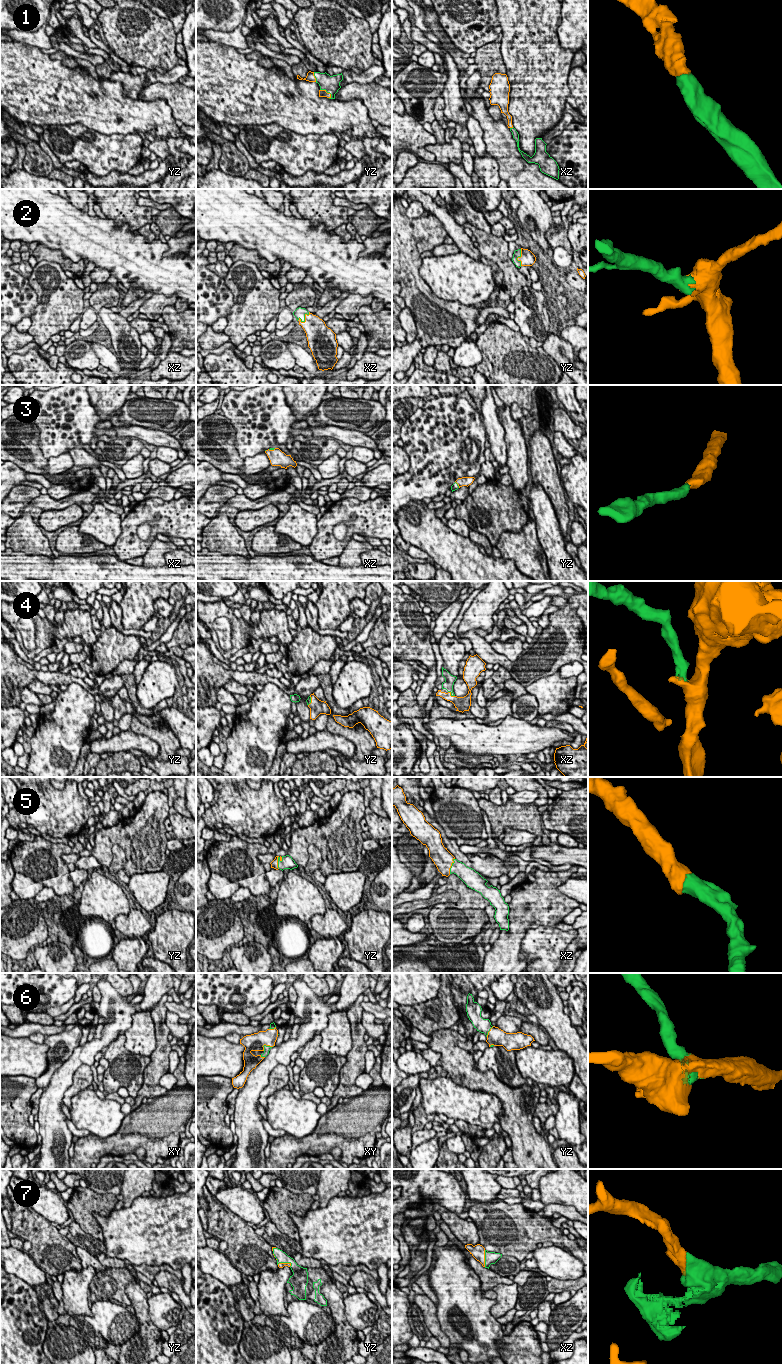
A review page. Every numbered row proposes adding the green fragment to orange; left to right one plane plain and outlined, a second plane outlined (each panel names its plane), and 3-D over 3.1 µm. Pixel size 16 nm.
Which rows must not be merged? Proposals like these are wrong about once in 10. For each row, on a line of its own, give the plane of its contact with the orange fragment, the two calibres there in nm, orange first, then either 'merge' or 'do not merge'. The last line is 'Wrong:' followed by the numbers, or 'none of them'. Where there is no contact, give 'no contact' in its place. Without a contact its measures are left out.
1: contact in yz; calibres 130 and 280 nm; merge
2: contact in xz; calibres 360 and 160 nm; merge
3: contact in xz; calibres 260 and 30 nm; merge
4: contact in xz; calibres 240 and 160 nm; merge
5: contact in yz; calibres 130 and 200 nm; merge
6: contact in xy; calibres 280 and 100 nm; merge
7: contact in xz; calibres 220 and 190 nm; merge
Wrong: none of them

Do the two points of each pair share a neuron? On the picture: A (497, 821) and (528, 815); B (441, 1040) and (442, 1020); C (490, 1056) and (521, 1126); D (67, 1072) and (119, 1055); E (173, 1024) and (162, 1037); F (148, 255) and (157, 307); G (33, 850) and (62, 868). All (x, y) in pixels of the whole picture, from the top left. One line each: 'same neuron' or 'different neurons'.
A: same neuron
B: different neurons
C: different neurons
D: different neurons
E: different neurons
F: different neurons
G: same neuron

